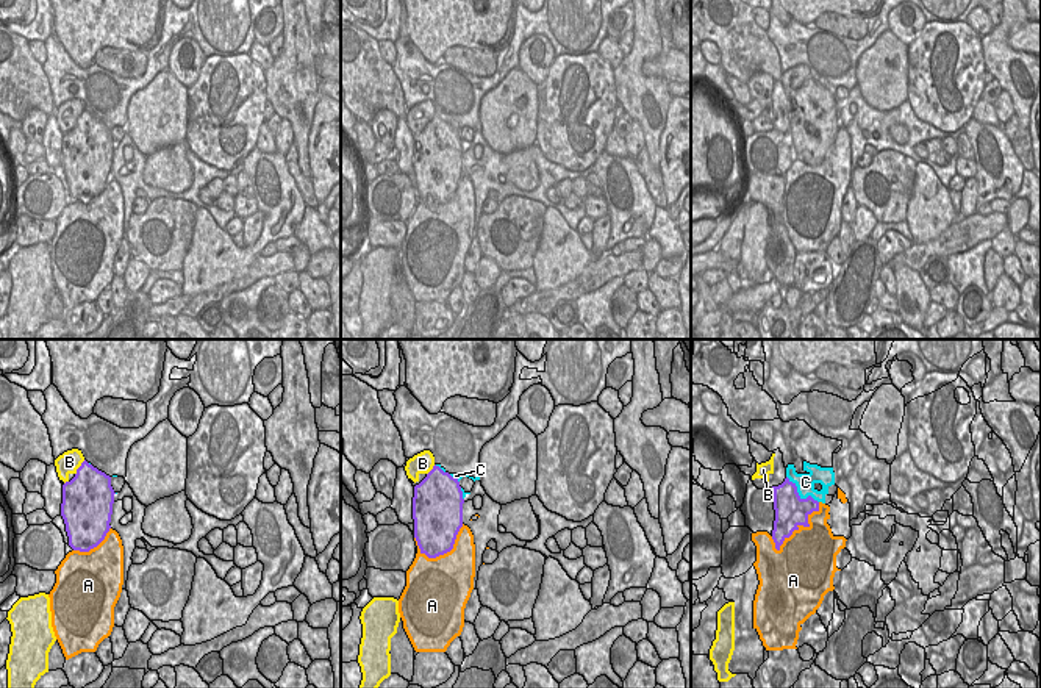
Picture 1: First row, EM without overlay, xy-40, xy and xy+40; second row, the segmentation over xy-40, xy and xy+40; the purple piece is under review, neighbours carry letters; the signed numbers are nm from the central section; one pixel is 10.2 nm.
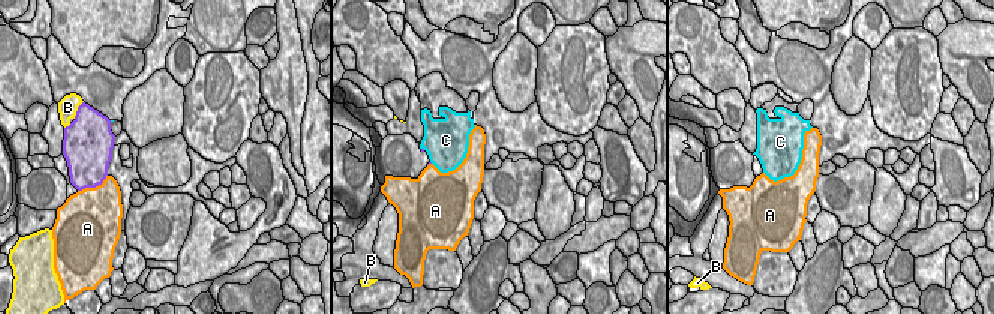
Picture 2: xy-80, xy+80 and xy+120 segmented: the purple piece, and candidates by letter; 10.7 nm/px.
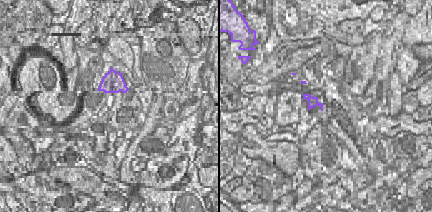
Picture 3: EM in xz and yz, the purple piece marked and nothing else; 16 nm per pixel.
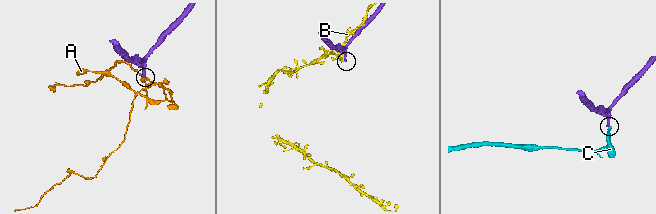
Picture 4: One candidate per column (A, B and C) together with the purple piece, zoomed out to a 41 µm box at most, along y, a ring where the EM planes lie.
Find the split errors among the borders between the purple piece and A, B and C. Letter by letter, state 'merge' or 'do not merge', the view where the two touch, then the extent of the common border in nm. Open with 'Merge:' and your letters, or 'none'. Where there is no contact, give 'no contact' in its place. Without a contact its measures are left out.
Merge: C
A: do not merge; meets purple in xy+40; contact 650 nm long
B: do not merge; meets purple in xy-40; contact 190 nm long
C: merge; meets purple in xy+40; contact 440 nm long

